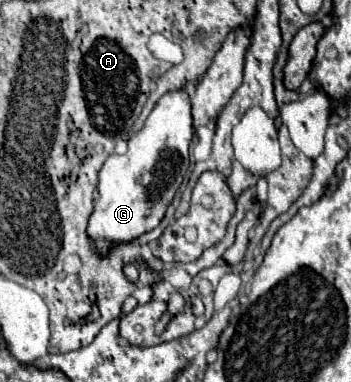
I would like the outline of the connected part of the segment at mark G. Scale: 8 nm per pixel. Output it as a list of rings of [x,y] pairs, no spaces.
[[[182,87],[176,91],[168,91],[158,99],[144,127],[128,139],[128,151],[124,155],[110,155],[106,159],[104,167],[100,169],[98,199],[94,201],[94,211],[88,223],[88,235],[92,237],[100,253],[106,253],[116,243],[126,243],[140,237],[142,233],[154,229],[162,221],[166,207],[172,203],[184,179],[184,173],[188,171],[188,147],[190,147],[192,135],[194,135],[192,103],[190,103],[190,95],[186,87]]]

